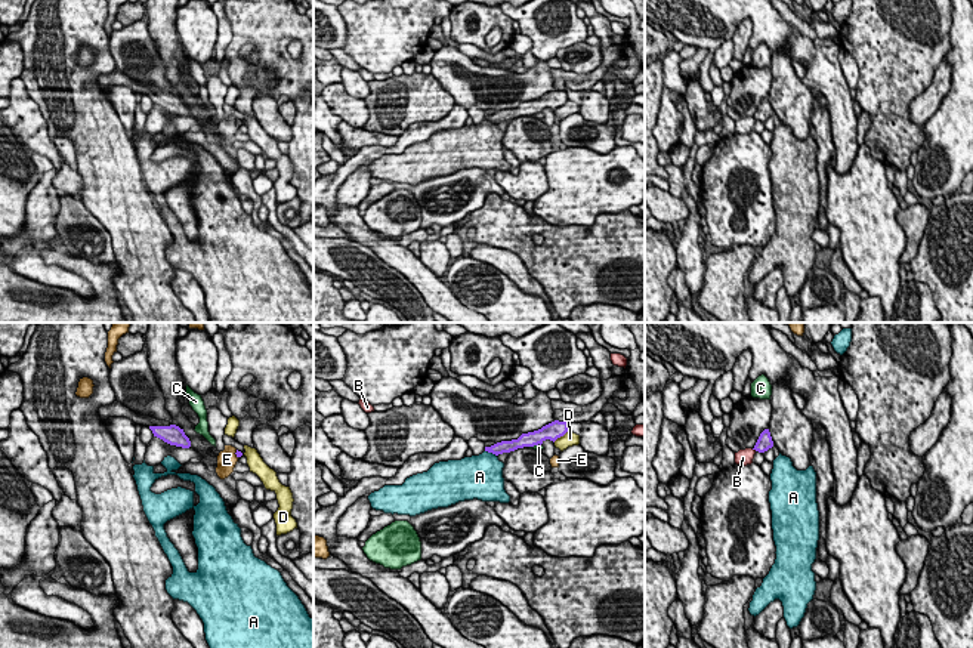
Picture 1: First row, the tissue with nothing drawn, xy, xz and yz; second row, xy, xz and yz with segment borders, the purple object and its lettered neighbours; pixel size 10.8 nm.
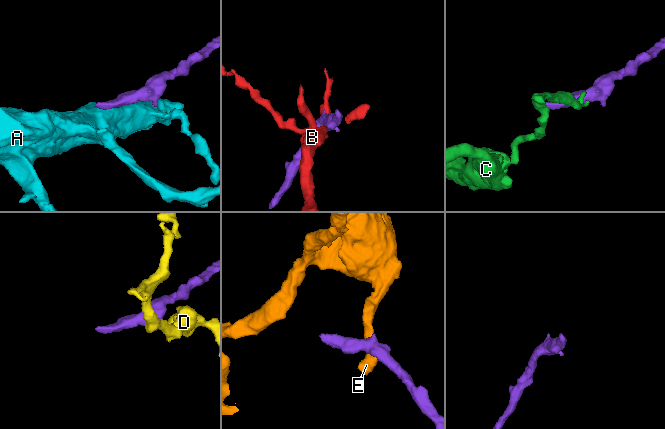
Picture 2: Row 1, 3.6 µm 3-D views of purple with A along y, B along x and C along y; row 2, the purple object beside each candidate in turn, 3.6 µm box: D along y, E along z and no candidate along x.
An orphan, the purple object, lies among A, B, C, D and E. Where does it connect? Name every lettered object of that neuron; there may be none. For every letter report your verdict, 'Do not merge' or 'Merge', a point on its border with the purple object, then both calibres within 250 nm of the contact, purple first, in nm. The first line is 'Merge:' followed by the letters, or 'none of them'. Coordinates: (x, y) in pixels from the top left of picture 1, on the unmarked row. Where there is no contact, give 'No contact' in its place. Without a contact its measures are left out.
Merge: none of them
A: Do not merge. Touches purple at xz (491, 120). Thickness 130 nm (purple) against 400 nm
B: Do not merge. Touches purple at yz (754, 117). Thickness 160 nm (purple) against 180 nm
C: Do not merge. Touches purple at xz (534, 113). Thickness 190 nm (purple) against 70 nm
D: Do not merge. Touches purple at xz (561, 104). Thickness 190 nm (purple) against 160 nm
E: Do not merge. Touches purple at xy (235, 122). Thickness 60 nm (purple) against 220 nm

